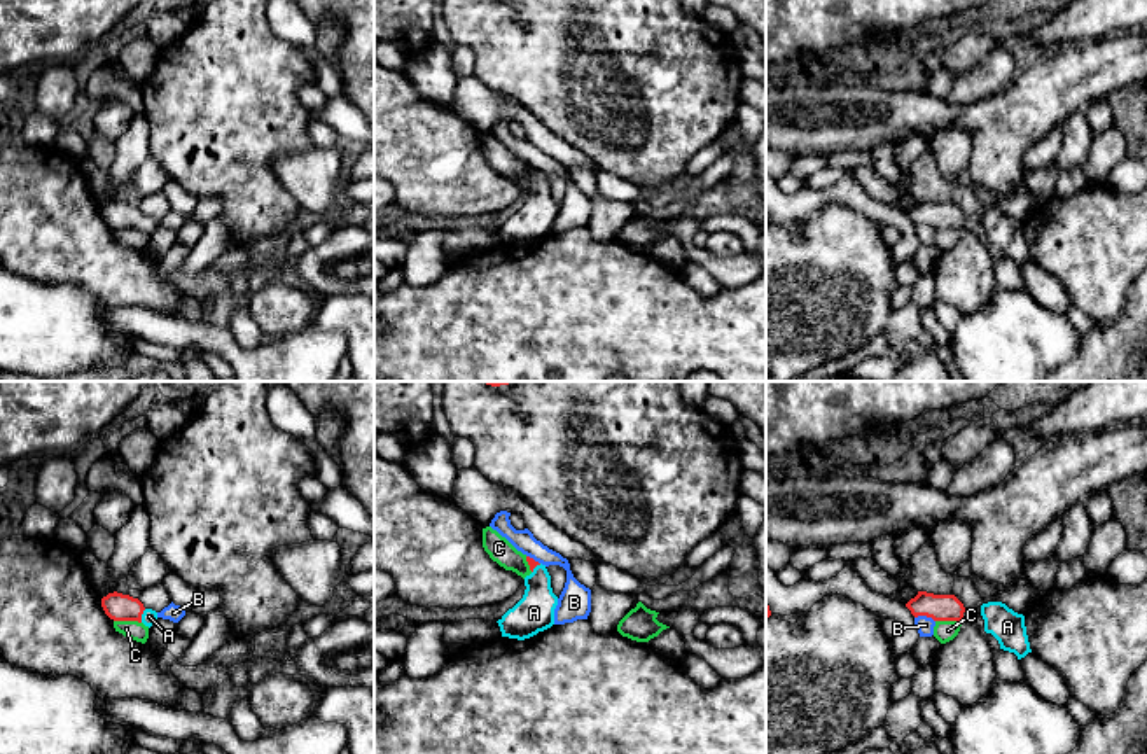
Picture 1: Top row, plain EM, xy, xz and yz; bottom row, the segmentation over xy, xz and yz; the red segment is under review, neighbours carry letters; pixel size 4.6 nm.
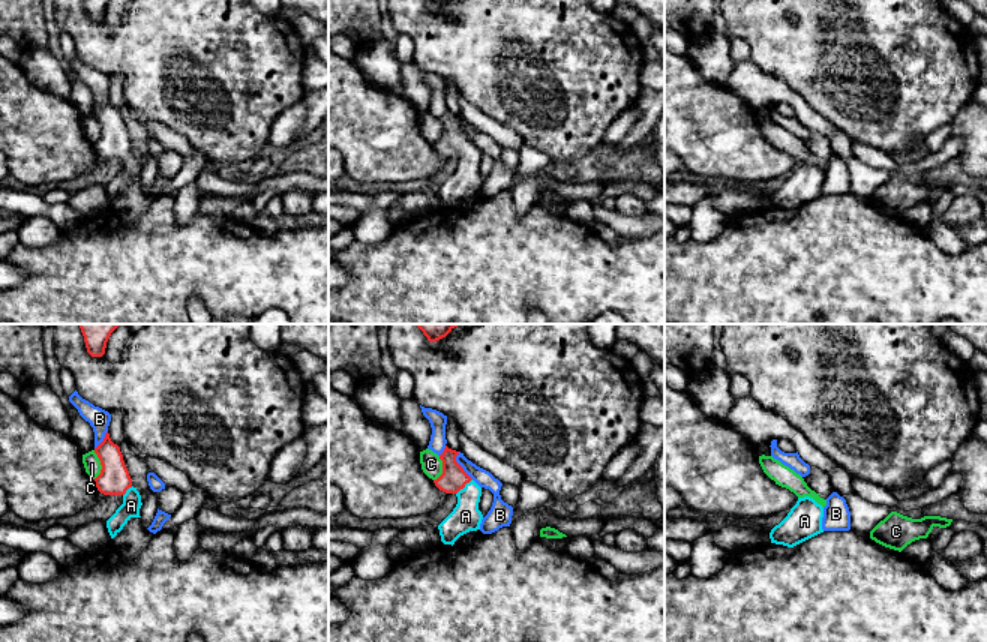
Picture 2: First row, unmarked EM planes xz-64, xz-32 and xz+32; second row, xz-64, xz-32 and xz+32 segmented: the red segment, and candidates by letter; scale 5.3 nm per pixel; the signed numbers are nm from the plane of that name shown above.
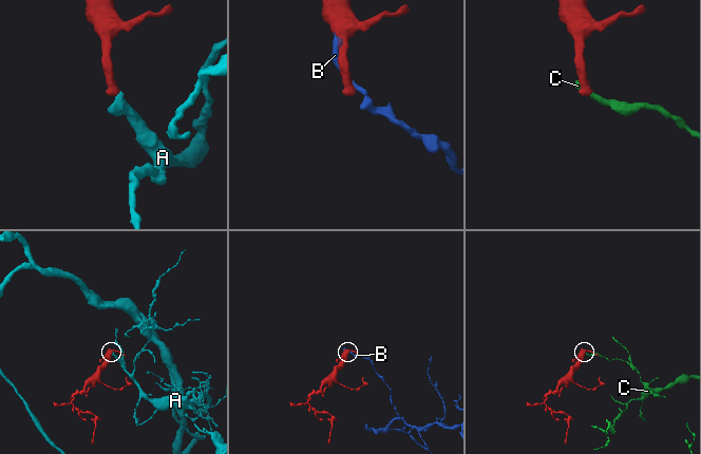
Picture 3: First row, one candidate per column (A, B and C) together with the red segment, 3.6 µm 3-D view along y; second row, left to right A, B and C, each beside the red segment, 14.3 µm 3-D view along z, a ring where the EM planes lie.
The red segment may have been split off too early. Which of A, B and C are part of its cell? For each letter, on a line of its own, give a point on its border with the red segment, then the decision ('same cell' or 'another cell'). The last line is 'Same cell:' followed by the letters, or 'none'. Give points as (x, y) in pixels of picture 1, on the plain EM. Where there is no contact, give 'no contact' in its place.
A: meets red in xy at (140, 224); same cell
B: meets red in yz at (925, 223); another cell
C: meets red in xy at (128, 228); another cell
Same cell: A

